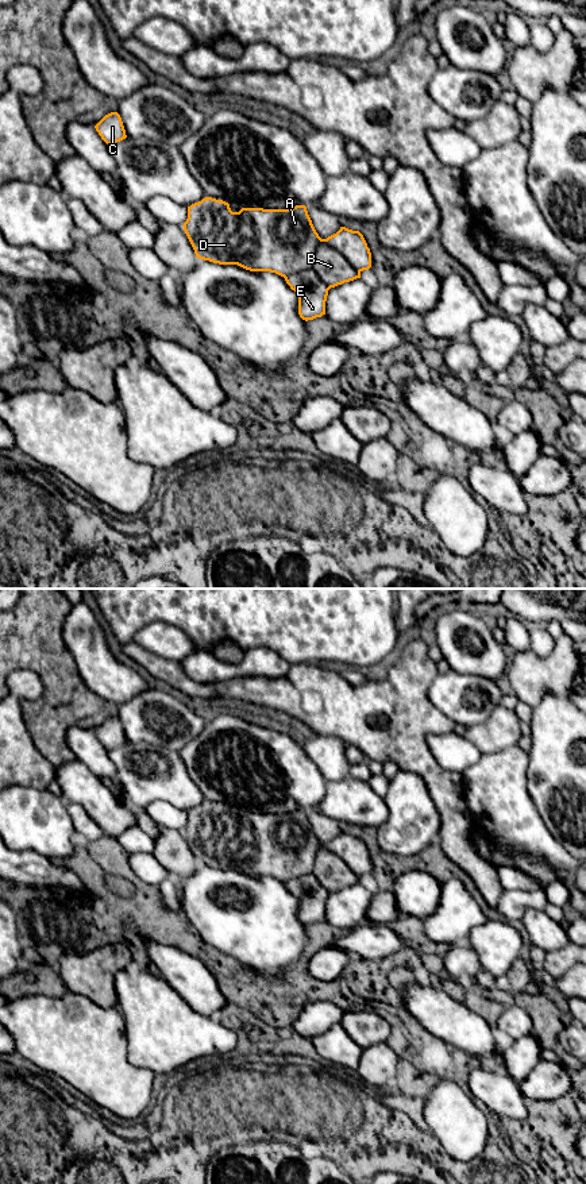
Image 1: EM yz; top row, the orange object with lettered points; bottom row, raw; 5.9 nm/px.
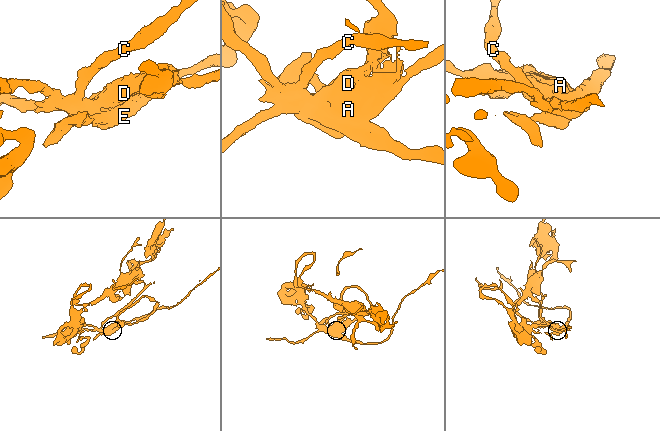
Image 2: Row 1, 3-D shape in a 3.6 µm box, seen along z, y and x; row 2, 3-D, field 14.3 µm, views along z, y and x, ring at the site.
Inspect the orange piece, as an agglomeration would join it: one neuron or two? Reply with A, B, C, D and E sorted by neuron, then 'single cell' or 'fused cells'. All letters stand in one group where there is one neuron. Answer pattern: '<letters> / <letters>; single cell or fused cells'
A B C D E; single cell

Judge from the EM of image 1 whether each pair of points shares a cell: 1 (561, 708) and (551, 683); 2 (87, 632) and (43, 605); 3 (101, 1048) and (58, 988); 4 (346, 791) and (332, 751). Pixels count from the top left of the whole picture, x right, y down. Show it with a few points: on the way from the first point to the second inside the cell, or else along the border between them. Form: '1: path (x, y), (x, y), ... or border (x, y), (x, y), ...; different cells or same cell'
1: border (566, 695), (546, 694), (534, 708); different cells
2: border (73, 605), (62, 627), (62, 641), (68, 650); different cells
3: border (66, 988), (58, 998), (30, 994); different cells
4: border (350, 775), (327, 783); different cells

